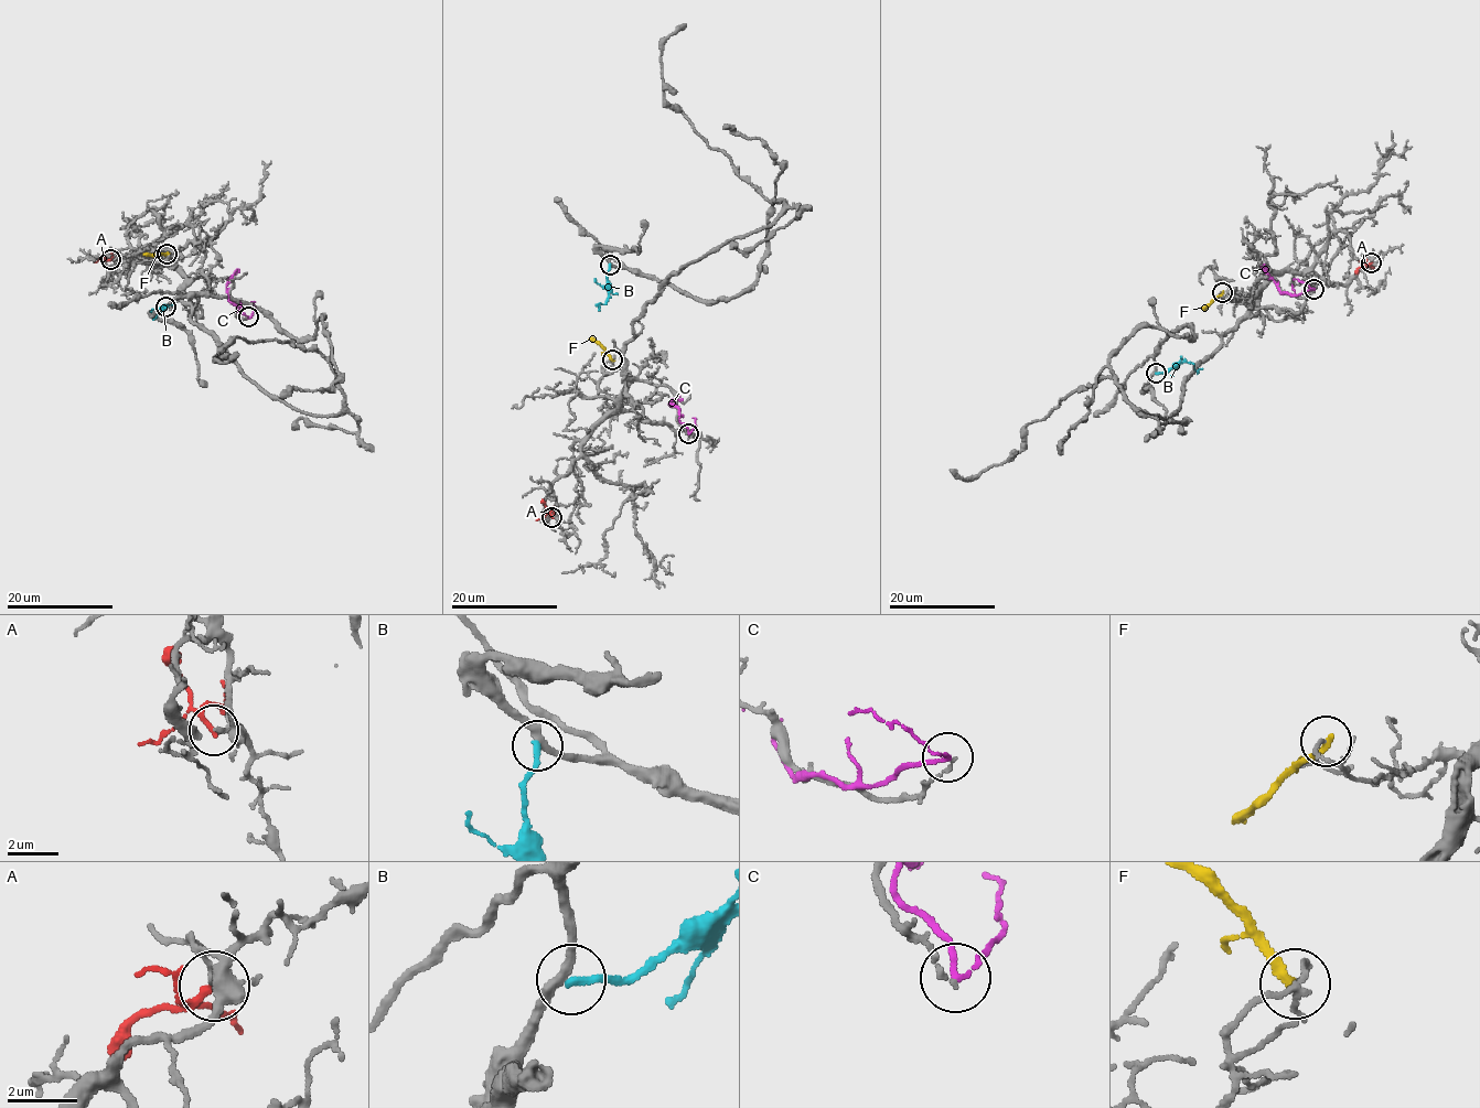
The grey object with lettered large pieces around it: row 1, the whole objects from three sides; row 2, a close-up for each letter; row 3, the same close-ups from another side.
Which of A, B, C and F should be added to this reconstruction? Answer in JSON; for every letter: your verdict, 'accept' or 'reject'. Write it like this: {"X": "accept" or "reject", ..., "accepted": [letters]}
{"A": "reject", "B": "reject", "C": "reject", "F": "reject", "accepted": []}

